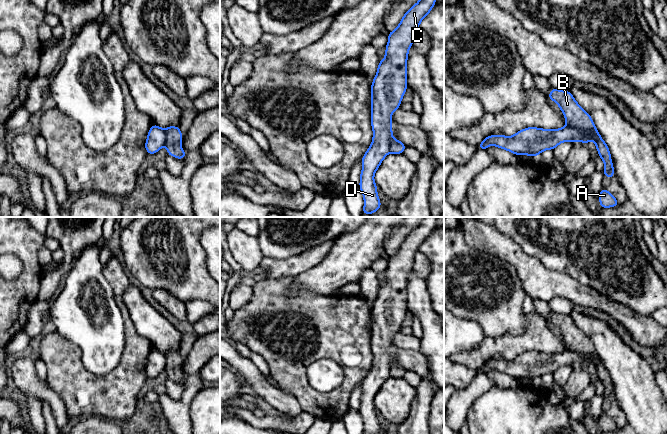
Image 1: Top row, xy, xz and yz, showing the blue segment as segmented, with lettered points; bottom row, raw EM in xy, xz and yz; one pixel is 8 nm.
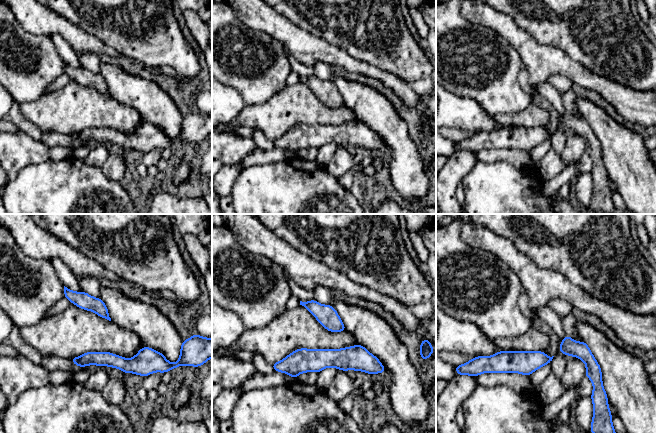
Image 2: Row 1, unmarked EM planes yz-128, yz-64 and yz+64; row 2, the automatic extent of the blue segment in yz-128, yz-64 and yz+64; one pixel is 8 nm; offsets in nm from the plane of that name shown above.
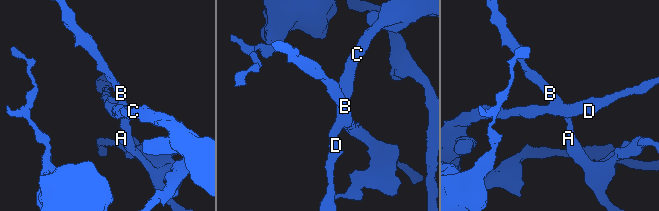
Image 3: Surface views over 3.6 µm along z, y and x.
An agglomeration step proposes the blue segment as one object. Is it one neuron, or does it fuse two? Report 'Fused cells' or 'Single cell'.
Fused cells

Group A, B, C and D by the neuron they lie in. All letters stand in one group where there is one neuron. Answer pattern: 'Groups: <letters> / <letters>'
Groups: A B / C D

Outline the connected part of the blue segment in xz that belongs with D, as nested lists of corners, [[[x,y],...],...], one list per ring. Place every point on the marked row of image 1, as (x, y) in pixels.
[[[419,0],[402,17],[398,27],[389,32],[383,60],[379,62],[371,85],[371,126],[373,139],[362,157],[359,187],[364,198],[363,214],[372,215],[382,207],[374,174],[390,153],[393,112],[400,108],[407,89],[407,59],[416,29],[434,7],[436,0]]]

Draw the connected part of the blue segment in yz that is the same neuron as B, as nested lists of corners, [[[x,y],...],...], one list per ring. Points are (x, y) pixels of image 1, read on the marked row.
[[[552,88],[547,97],[560,107],[568,126],[586,135],[600,135],[591,116],[576,102],[570,91]]]

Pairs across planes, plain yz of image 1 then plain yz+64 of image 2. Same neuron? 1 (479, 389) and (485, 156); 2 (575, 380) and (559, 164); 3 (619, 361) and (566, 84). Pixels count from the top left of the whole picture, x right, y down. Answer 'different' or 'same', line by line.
1: different
2: different
3: different

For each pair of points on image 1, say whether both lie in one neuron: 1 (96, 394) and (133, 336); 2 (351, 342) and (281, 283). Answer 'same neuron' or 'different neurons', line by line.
1: same neuron
2: same neuron

